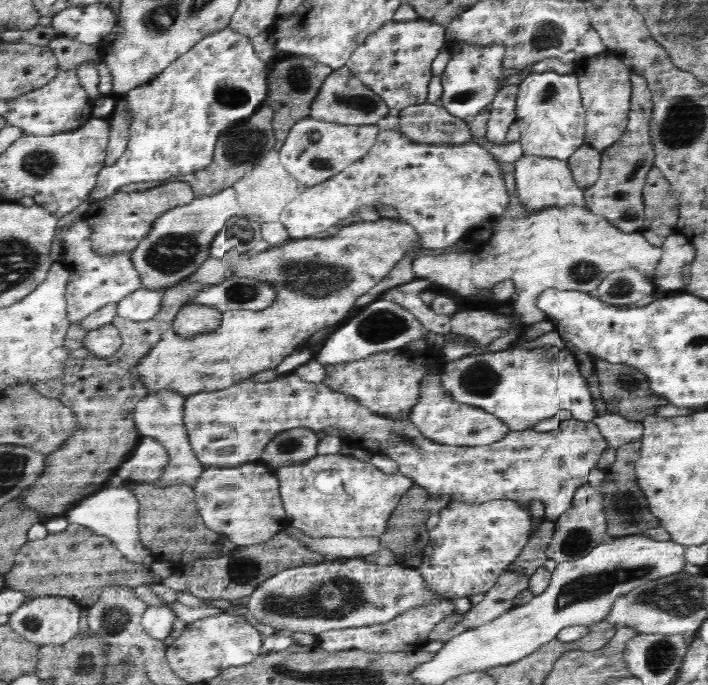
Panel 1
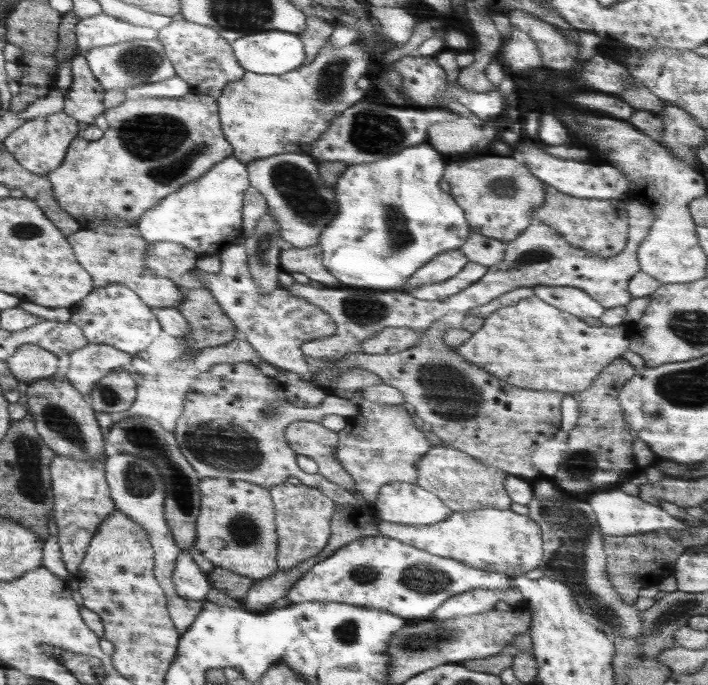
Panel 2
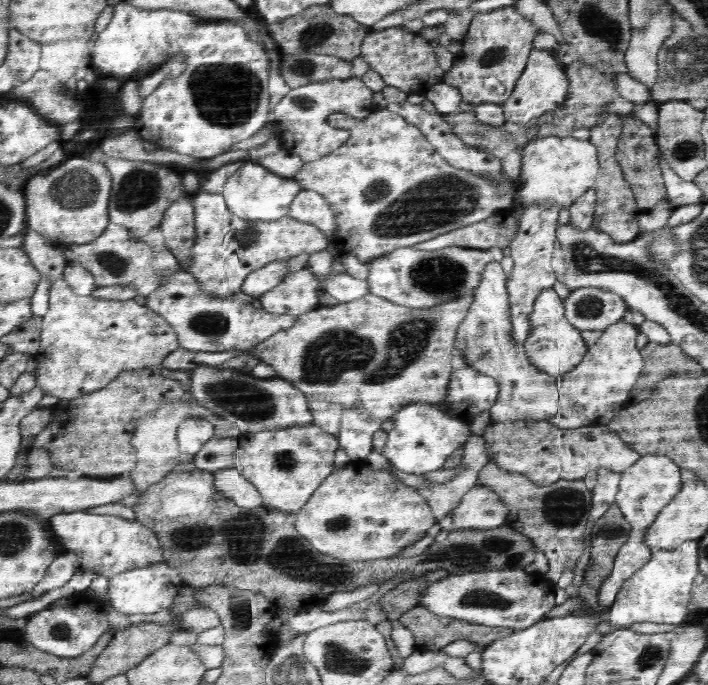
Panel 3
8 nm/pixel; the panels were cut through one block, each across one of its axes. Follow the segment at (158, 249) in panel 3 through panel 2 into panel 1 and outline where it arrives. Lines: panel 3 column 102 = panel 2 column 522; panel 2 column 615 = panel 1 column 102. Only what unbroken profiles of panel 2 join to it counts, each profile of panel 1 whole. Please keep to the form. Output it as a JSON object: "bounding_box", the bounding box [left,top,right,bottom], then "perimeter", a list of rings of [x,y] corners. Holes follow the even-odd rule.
{"bounding_box":[63,219,143,322],"perimeter":[[[83,219],[72,224],[65,232],[63,247],[63,266],[68,270],[69,279],[65,289],[67,317],[72,322],[79,322],[90,313],[96,312],[105,304],[120,302],[131,292],[143,287],[140,273],[134,268],[132,259],[126,254],[100,256],[94,252],[90,240],[90,227]]]}

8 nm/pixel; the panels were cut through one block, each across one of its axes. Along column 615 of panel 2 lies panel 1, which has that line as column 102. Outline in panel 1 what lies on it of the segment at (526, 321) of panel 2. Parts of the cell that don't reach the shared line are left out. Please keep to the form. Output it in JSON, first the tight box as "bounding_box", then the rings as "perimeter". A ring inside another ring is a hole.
{"bounding_box":[82,324,123,359],"perimeter":[[[108,324],[88,331],[82,347],[90,353],[92,359],[108,359],[120,351],[123,342],[119,330],[114,325]]]}

